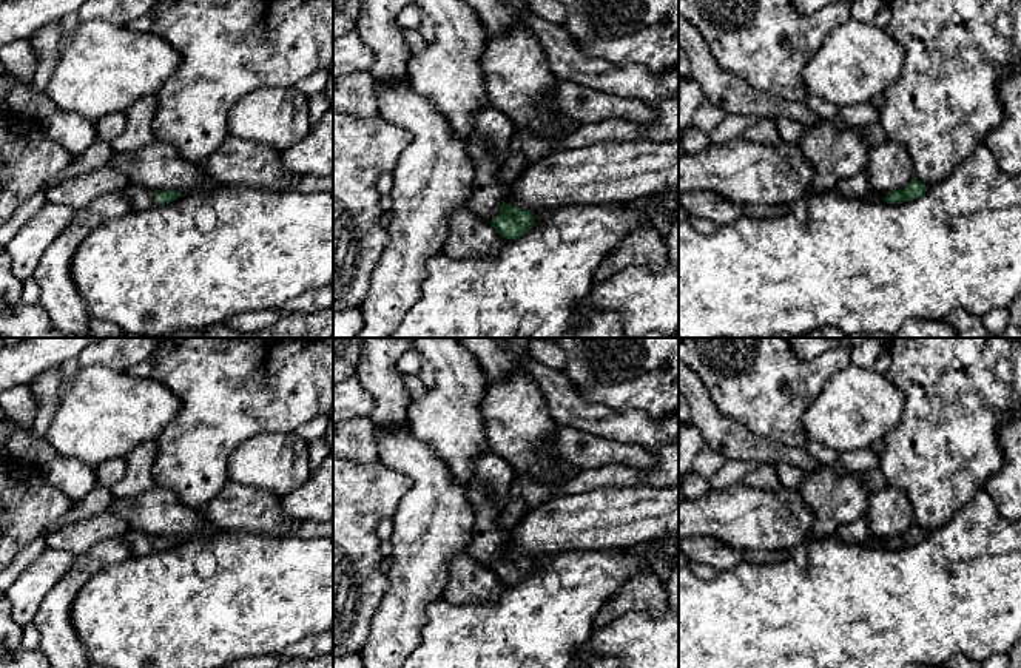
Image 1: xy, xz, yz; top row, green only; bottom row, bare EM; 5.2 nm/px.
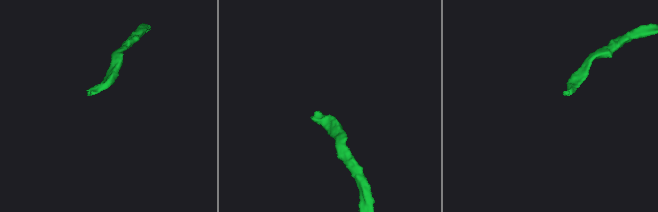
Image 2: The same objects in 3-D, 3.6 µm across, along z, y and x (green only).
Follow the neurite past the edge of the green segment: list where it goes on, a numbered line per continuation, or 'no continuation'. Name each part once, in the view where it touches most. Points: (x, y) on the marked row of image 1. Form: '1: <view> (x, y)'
1: xz (488, 193)

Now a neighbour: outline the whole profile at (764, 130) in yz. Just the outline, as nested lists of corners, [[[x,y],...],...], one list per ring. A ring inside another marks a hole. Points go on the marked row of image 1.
[[[757,119],[743,131],[742,137],[748,142],[759,142],[765,145],[777,145],[782,142],[776,123],[771,119]]]

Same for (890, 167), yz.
[[[885,140],[871,148],[868,167],[871,194],[888,194],[902,190],[915,177],[915,165],[908,151],[898,142]]]

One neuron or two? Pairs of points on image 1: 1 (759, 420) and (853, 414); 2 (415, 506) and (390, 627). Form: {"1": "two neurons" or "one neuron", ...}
{"1": "two neurons", "2": "one neuron"}

